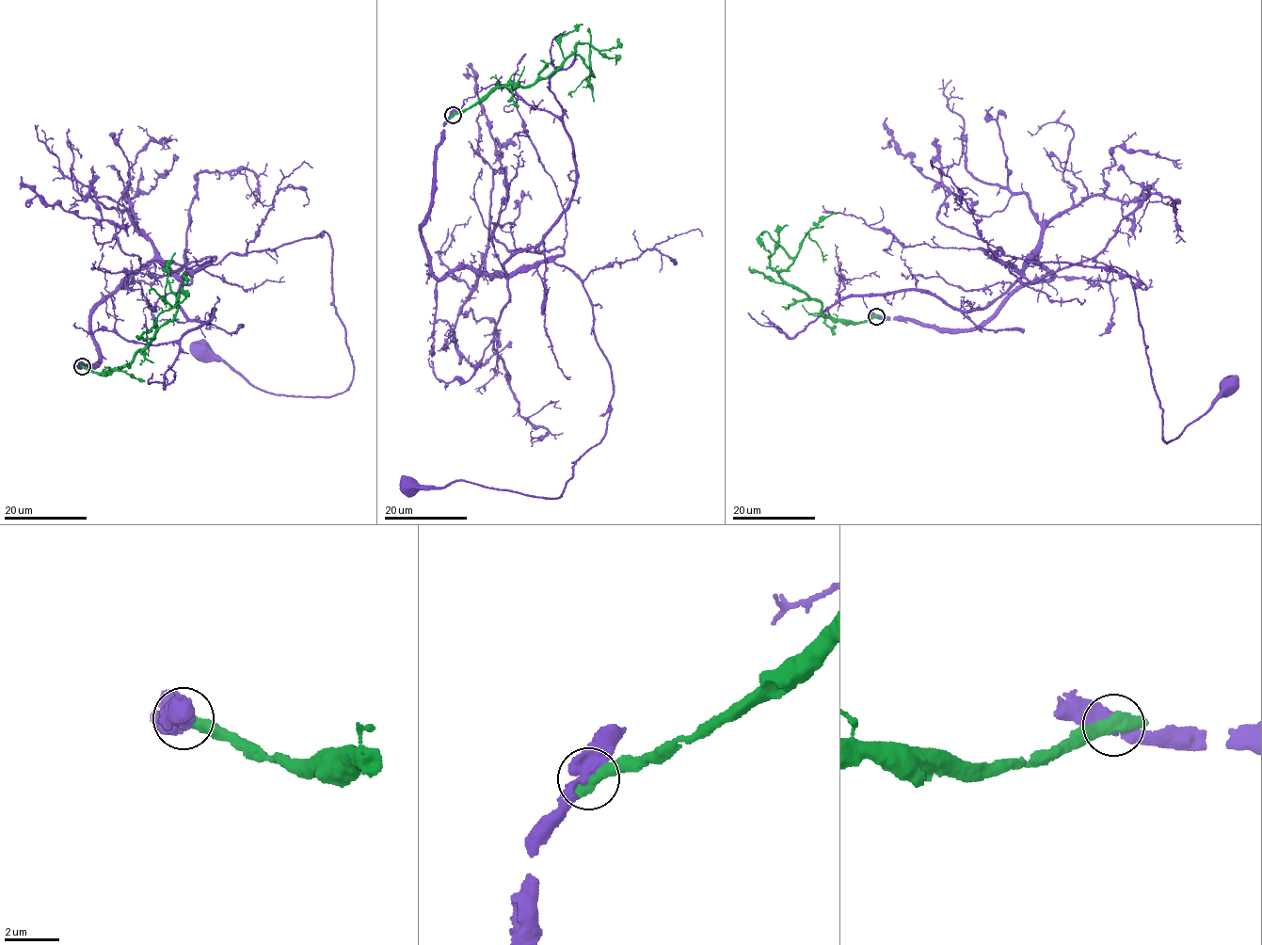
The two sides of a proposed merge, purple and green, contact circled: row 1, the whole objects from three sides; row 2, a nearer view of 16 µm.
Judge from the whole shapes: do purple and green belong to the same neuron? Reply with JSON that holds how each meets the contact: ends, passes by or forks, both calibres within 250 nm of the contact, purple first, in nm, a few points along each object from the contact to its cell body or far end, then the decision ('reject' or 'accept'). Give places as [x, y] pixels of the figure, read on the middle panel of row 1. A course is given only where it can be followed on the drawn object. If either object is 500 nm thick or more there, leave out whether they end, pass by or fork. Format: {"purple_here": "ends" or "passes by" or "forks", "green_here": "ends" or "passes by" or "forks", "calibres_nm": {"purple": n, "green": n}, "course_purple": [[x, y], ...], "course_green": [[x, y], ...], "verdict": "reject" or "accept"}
{"calibres_nm": {"purple": 600, "green": 480}, "course_purple": [[452, 115], [421, 226], [429, 272], [572, 270], [614, 391], [599, 442], [555, 499], [410, 487]], "course_green": [[453, 115], [464, 112], [498, 88], [528, 87], [542, 80], [577, 55], [594, 75], [588, 77], [594, 102]], "verdict": "reject"}

